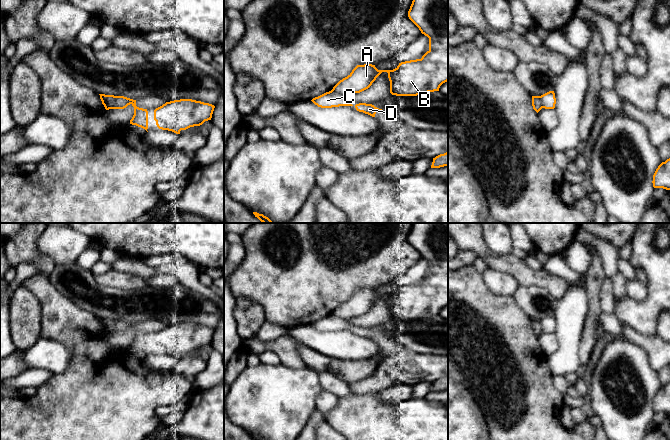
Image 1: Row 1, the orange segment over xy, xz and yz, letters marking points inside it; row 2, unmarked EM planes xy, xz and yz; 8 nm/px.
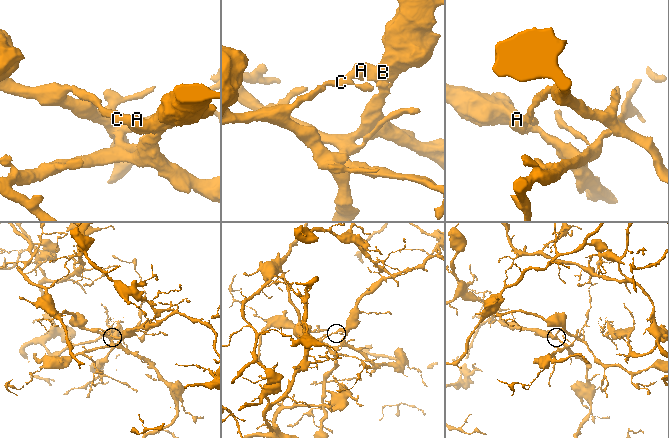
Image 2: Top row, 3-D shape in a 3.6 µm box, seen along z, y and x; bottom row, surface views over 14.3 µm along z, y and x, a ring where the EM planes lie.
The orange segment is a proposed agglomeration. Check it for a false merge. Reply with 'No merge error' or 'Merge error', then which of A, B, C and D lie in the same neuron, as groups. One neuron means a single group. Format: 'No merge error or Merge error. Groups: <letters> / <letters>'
Merge error. Groups: A B / C D

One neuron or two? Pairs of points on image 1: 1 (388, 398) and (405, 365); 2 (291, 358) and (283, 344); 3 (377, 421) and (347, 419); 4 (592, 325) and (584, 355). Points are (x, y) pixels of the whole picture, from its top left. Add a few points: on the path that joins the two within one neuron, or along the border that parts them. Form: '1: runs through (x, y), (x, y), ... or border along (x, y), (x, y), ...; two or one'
1: border along (413, 384), (396, 383), (378, 392); two
2: runs through (288, 355), (286, 347); one
3: runs through (370, 421), (354, 419); one
4: runs through (592, 332), (585, 348); one

